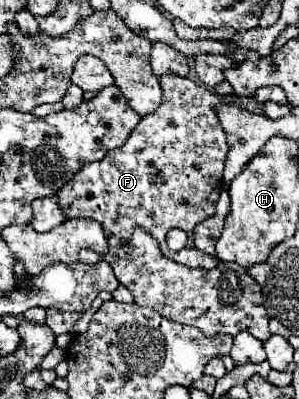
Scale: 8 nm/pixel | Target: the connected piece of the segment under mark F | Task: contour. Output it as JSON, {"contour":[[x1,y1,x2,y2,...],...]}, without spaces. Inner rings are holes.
{"contour":[[163,75,159,77,159,85,163,89,161,105,139,121,139,127,135,127,135,131,129,135,123,147,109,151,105,159,99,163,87,163,87,167,83,167,83,171,79,171,79,175,75,175,75,179,59,191,57,201,67,219,83,217,99,221,107,235,109,247,119,247,127,243,131,231,139,225,151,231,151,235,159,241,165,257,179,261,185,267,213,269,217,265,217,259,195,249,191,235,197,223,205,221,215,213,215,205,219,201,219,189,223,181,223,167,227,155,225,133,219,119,215,117,215,105,221,103,221,97,207,91,203,85,197,85,191,79,179,79,179,75],[173,227,183,229,188,236,187,245,177,252,171,251,165,243,167,231]]}

